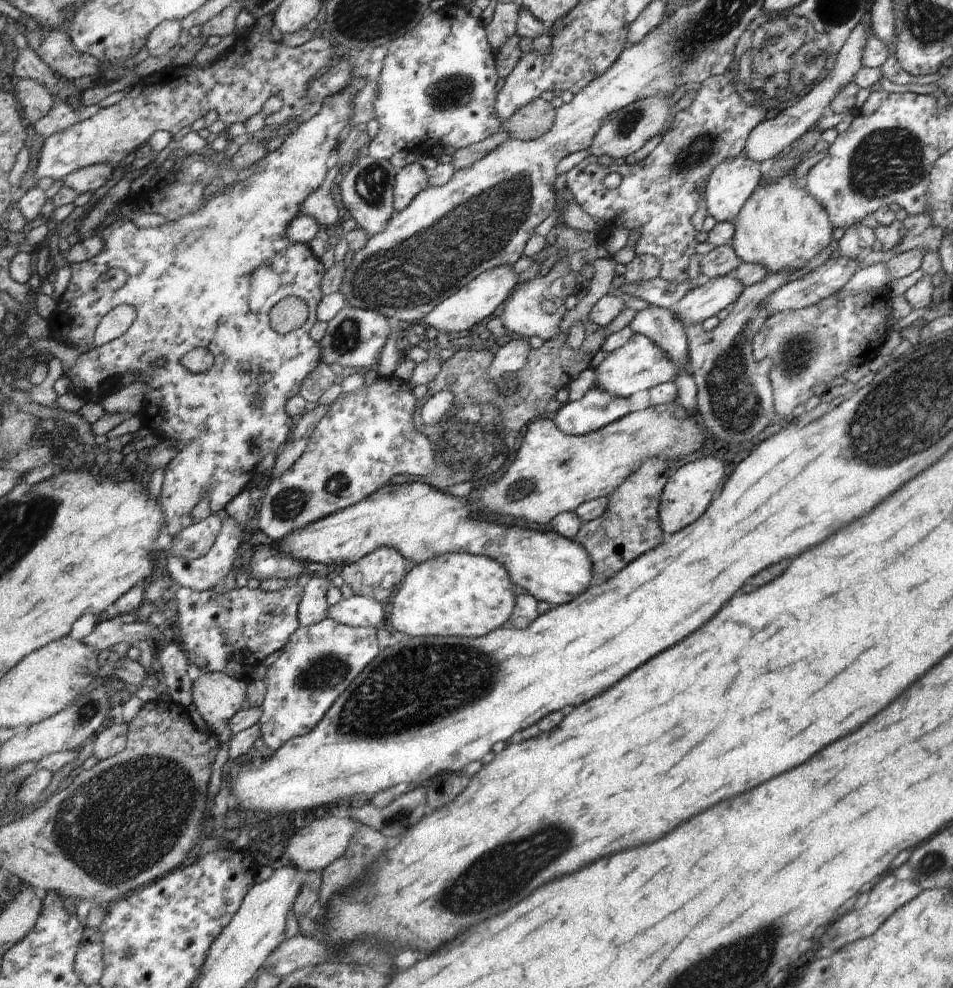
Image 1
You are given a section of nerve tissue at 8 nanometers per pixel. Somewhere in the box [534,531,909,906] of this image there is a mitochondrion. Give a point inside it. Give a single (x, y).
(601, 542)

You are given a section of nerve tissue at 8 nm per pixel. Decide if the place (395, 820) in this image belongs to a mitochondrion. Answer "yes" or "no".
yes

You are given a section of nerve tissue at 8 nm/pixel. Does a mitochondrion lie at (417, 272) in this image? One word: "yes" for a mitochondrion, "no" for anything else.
yes

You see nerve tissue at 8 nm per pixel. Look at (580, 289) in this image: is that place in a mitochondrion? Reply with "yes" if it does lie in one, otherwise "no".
no

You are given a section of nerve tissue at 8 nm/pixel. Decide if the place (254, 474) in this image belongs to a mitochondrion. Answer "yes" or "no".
no

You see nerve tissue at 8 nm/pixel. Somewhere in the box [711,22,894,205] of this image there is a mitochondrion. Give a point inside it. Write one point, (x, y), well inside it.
(807, 52)

